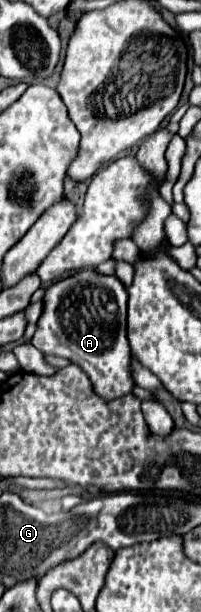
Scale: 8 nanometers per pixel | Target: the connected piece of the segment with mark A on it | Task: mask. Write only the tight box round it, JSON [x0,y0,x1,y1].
[31,267,135,401]

